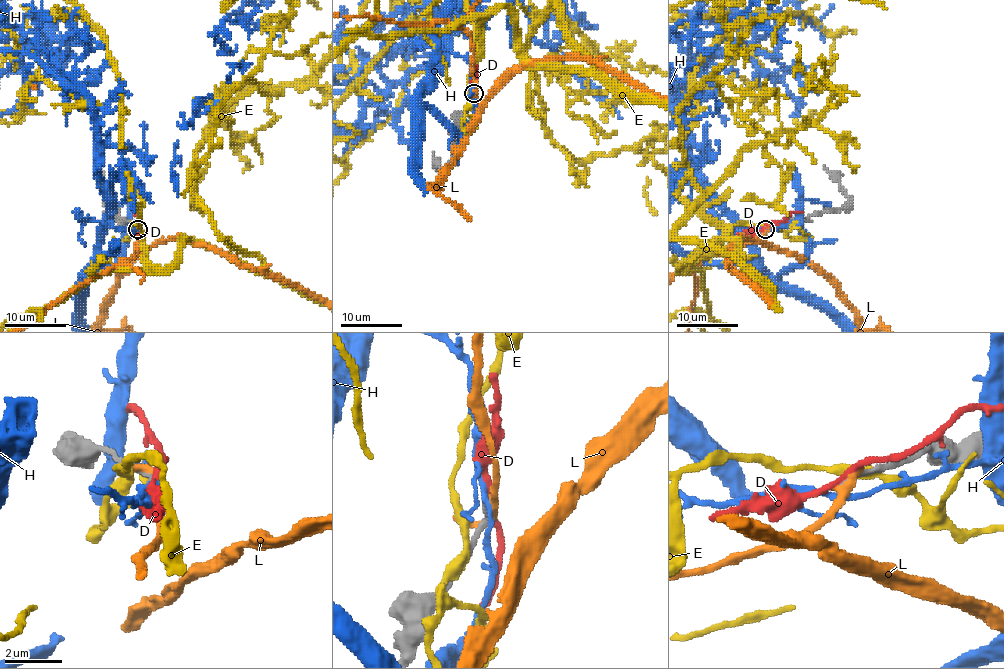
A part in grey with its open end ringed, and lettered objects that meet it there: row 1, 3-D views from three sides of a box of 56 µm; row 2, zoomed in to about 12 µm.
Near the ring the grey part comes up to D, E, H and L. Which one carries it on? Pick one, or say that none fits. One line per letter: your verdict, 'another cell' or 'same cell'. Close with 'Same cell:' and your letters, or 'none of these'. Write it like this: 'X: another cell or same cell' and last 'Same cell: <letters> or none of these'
D: another cell
E: another cell
H: another cell
L: another cell
Same cell: none of these

